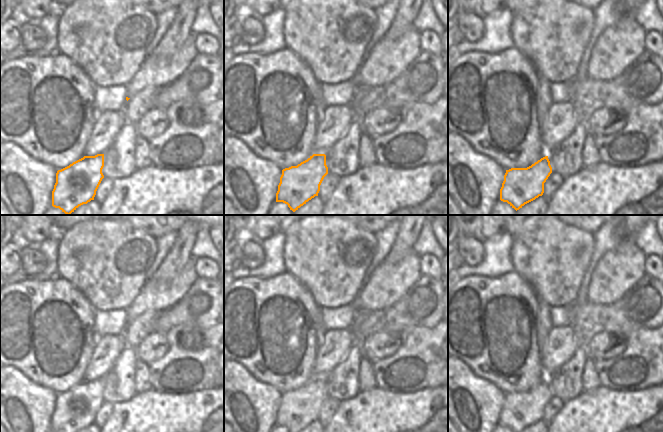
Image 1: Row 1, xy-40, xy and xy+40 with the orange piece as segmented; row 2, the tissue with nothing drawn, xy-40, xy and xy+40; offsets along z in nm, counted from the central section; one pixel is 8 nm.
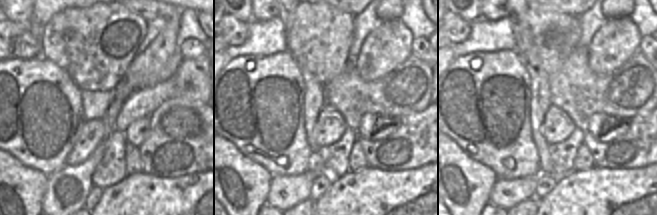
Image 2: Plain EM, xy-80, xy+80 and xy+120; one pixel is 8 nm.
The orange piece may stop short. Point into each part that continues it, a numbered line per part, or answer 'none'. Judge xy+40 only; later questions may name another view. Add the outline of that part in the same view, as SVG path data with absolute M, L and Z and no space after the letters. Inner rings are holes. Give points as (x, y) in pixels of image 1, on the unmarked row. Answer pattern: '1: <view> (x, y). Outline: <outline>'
none.

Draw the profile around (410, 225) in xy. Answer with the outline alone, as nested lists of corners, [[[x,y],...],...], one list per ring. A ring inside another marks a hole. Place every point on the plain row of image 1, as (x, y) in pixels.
[[[401,215],[398,235],[386,257],[389,264],[397,264],[409,252],[412,252],[422,225],[427,220],[425,215]]]

